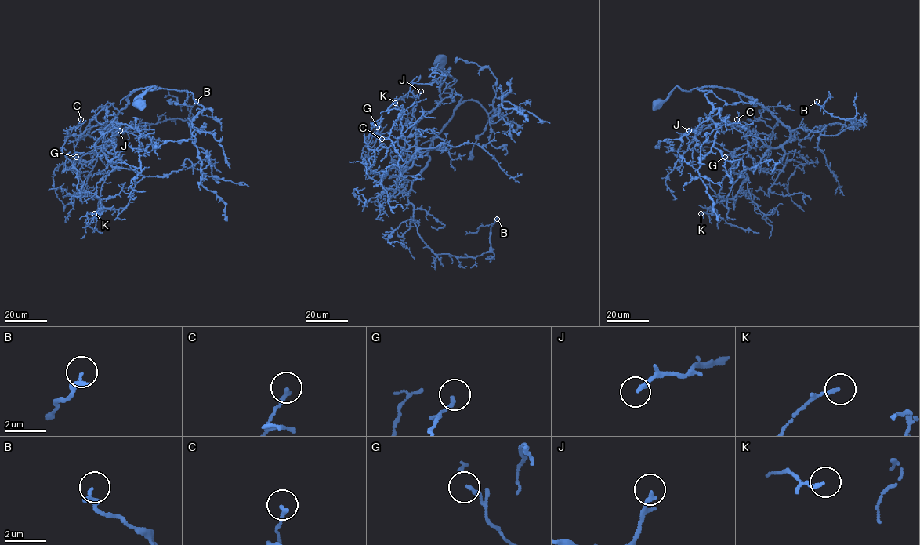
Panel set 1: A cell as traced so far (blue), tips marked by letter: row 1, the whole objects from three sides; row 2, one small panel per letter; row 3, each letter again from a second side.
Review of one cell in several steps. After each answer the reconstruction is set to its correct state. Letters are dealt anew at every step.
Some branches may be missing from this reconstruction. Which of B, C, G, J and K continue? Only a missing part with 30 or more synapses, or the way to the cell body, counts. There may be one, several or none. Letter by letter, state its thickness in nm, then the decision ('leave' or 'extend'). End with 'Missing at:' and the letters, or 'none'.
B: 240 nm | leave
C: 180 nm | leave
G: 160 nm | leave
J: 190 nm | extend
K: 160 nm | leave
Missing at: J

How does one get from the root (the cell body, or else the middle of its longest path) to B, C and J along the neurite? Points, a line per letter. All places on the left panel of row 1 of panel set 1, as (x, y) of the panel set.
B: (138, 103), (161, 88), (137, 89), (106, 130), (190, 120), (196, 101)
C: (138, 103), (155, 87), (143, 91), (161, 88), (137, 89), (110, 121), (80, 135), (69, 133), (81, 119)
J: (138, 103), (155, 87), (143, 91), (161, 88), (132, 92), (95, 147), (111, 143), (113, 121), (120, 130)

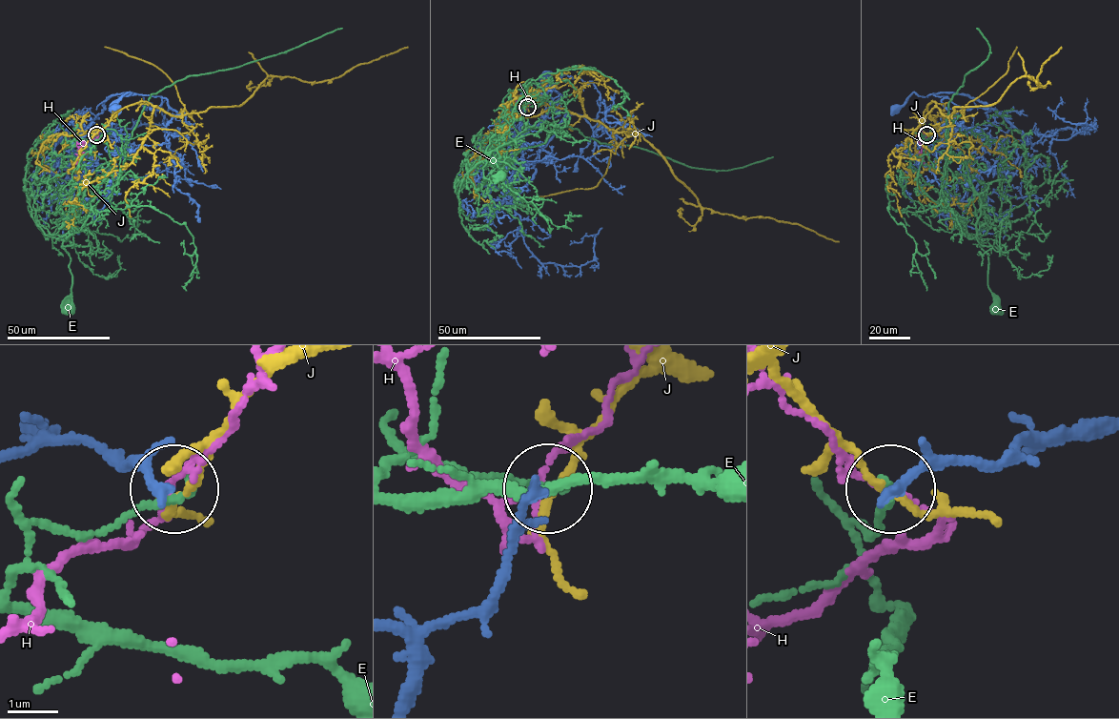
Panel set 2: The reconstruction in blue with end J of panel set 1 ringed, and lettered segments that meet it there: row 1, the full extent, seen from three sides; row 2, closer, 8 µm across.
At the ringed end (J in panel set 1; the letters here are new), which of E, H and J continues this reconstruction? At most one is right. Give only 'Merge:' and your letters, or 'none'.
Merge: none

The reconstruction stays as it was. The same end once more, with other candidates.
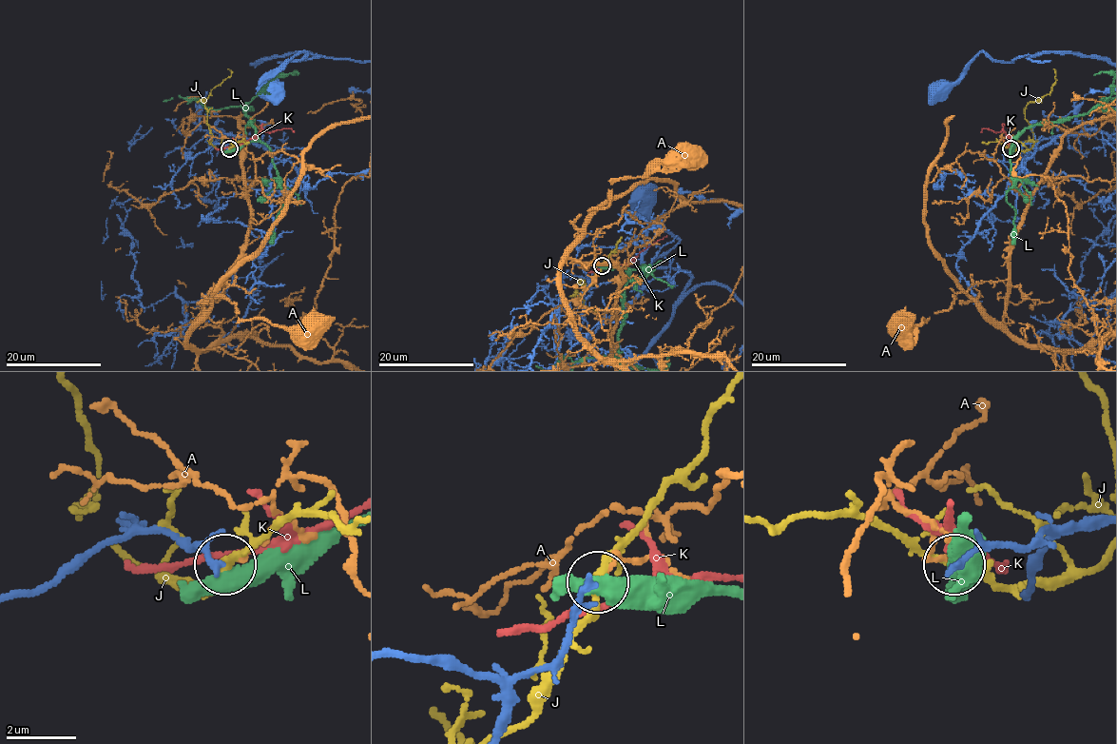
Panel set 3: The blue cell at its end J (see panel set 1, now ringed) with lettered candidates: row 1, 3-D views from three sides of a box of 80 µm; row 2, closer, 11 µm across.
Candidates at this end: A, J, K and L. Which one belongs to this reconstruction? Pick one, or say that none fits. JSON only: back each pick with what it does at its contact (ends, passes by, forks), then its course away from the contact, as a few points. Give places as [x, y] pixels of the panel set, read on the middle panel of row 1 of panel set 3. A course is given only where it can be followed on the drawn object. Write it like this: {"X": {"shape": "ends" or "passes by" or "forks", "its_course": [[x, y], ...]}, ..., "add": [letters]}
{"add": []}

